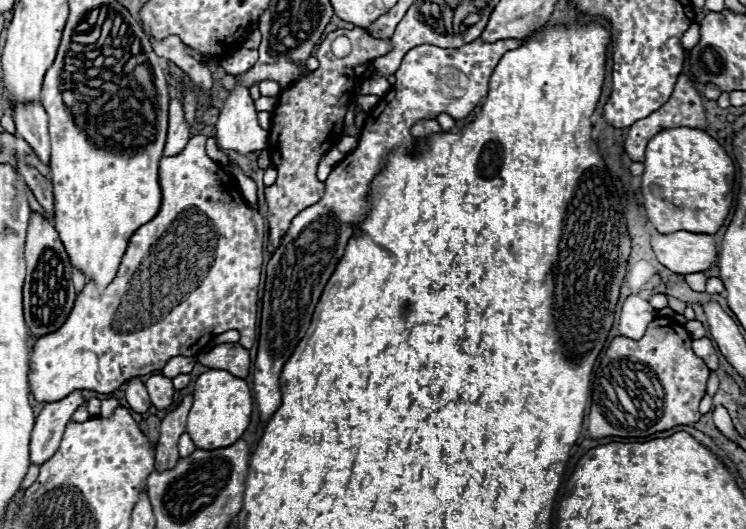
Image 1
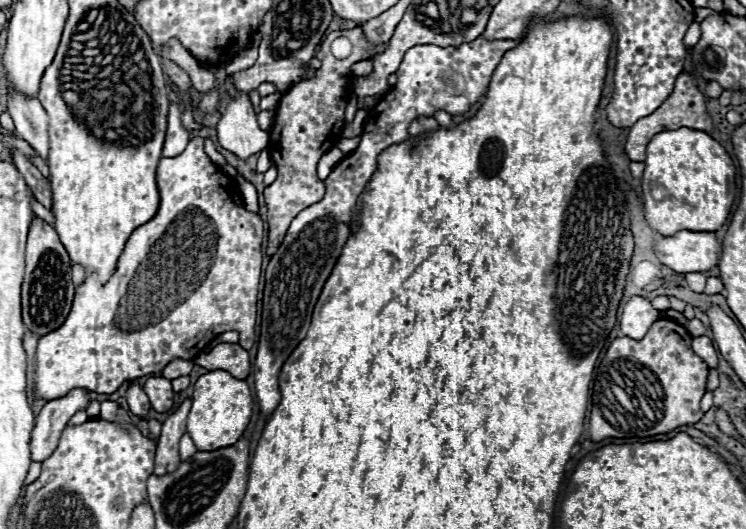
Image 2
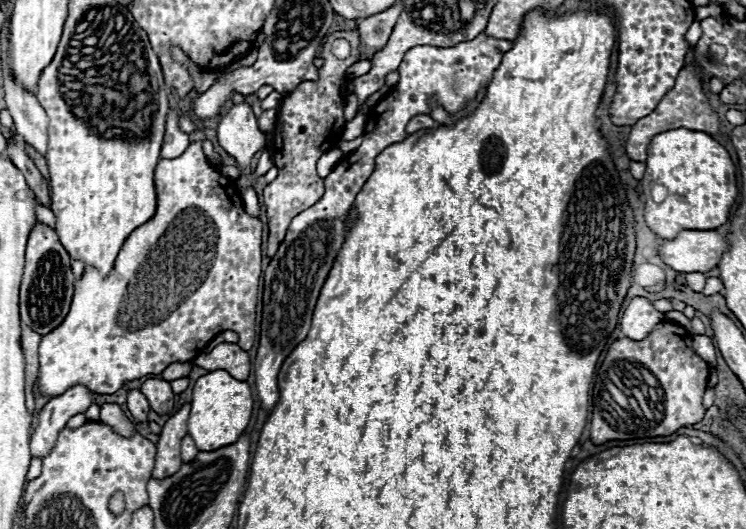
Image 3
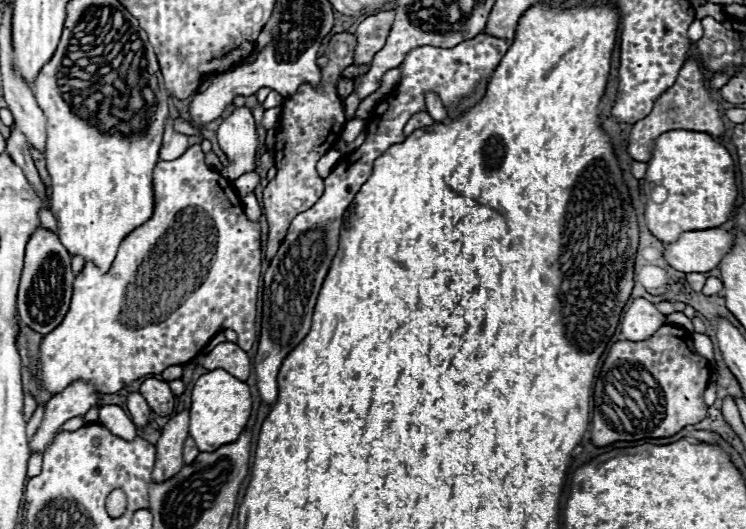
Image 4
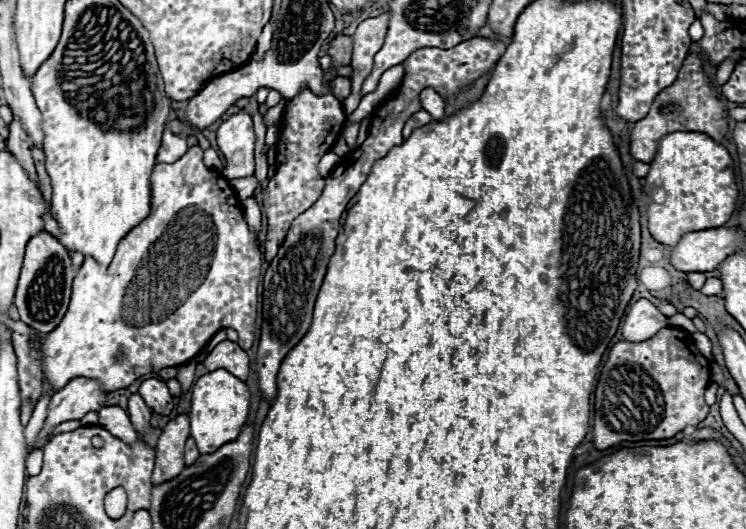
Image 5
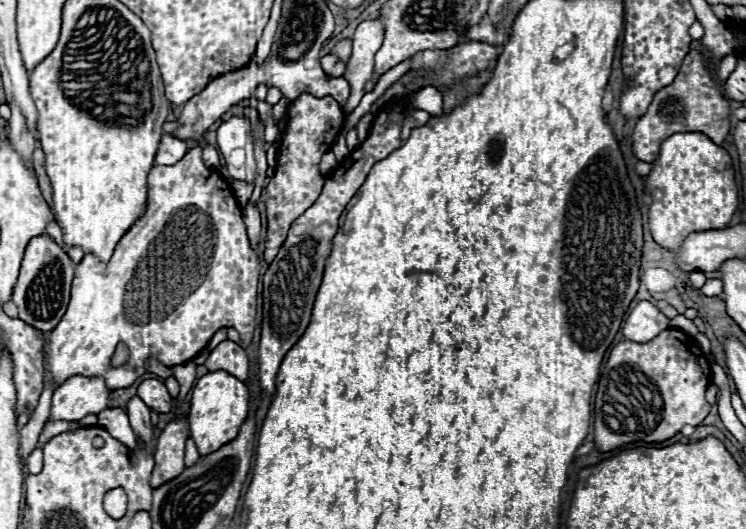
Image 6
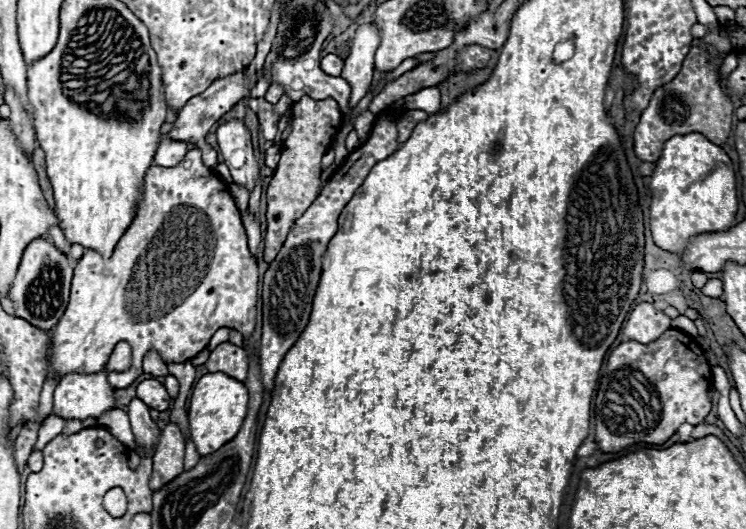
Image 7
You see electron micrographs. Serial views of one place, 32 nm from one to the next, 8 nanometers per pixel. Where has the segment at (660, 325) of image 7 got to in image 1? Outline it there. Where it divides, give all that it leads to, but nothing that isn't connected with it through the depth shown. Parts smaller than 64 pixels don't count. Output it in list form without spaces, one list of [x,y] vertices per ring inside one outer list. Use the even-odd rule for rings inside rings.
[[[632,294],[622,304],[620,318],[618,318],[618,330],[620,330],[622,336],[640,340],[646,332],[646,326],[654,318],[656,318],[656,310],[650,308],[648,300]]]

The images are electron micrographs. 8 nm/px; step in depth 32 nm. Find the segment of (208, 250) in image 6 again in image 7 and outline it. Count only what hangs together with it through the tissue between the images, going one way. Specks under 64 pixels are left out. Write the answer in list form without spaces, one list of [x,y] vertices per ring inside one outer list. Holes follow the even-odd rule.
[[[198,148],[188,150],[184,160],[176,166],[152,166],[146,172],[144,198],[138,206],[138,214],[116,244],[114,254],[104,260],[96,252],[88,250],[76,264],[68,308],[50,334],[50,374],[56,380],[62,380],[66,374],[72,372],[106,372],[110,354],[122,340],[128,342],[132,348],[132,362],[130,368],[124,372],[106,372],[108,384],[112,388],[128,388],[144,372],[142,360],[152,350],[158,352],[166,364],[182,364],[194,358],[208,346],[218,328],[234,328],[244,336],[244,340],[250,338],[252,347],[258,348],[262,335],[263,285],[258,286],[256,304],[256,284],[258,264],[248,250],[246,230],[228,186],[216,176],[212,168],[206,168],[202,164],[202,152]]]

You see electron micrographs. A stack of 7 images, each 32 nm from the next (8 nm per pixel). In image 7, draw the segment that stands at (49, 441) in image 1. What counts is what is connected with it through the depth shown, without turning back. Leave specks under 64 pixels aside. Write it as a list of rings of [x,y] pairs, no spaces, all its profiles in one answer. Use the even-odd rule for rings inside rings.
[[[68,374],[54,390],[54,416],[84,420],[88,416],[100,418],[102,412],[114,408],[114,388],[108,384],[104,374]]]

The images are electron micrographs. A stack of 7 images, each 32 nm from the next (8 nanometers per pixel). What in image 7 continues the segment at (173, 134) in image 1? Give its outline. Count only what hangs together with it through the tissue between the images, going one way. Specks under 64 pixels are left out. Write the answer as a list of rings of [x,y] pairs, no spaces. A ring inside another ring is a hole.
[[[162,136],[160,146],[156,150],[156,156],[154,156],[154,164],[156,166],[174,166],[186,156],[186,152],[188,152],[188,144],[186,142]]]

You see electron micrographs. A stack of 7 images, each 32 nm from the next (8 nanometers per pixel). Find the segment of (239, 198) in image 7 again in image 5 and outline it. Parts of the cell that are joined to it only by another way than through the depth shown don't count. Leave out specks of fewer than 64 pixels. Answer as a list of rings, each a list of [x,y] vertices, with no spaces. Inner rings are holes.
[[[252,174],[252,176],[246,176],[246,178],[236,178],[236,180],[232,180],[232,186],[234,186],[238,198],[240,198],[240,200],[246,200],[248,196],[254,194],[254,188],[258,186],[258,180],[256,180],[256,176]]]

